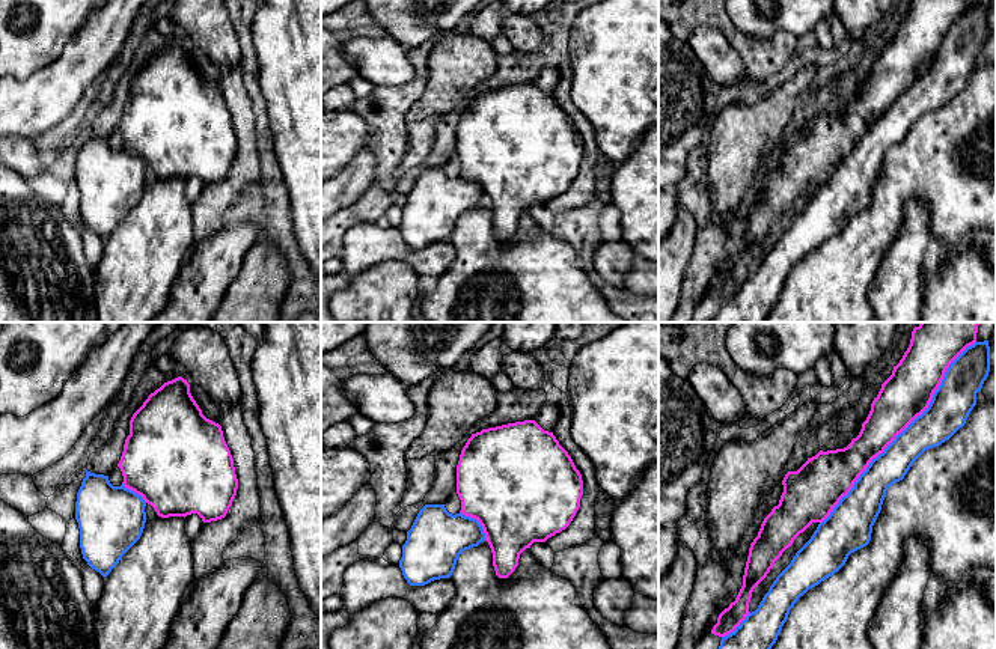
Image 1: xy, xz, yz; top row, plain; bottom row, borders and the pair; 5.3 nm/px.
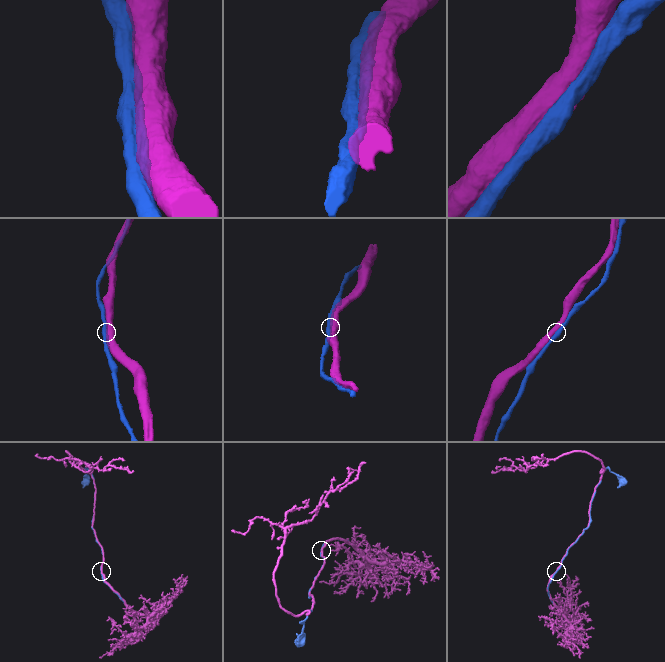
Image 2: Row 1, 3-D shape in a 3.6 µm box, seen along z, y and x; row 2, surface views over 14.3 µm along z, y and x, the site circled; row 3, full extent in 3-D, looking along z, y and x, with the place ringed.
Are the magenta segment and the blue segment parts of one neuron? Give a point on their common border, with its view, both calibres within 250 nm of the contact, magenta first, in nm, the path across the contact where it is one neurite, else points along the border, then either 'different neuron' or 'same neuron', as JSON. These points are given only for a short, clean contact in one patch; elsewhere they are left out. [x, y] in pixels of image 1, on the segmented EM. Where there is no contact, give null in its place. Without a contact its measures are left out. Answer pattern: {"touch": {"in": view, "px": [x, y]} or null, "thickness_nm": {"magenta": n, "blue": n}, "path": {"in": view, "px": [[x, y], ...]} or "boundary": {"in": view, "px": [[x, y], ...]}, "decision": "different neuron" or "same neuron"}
{"touch": {"in": "yz", "px": [901, 431]}, "thickness_nm": {"magenta": 260, "blue": 200}, "decision": "same neuron"}

